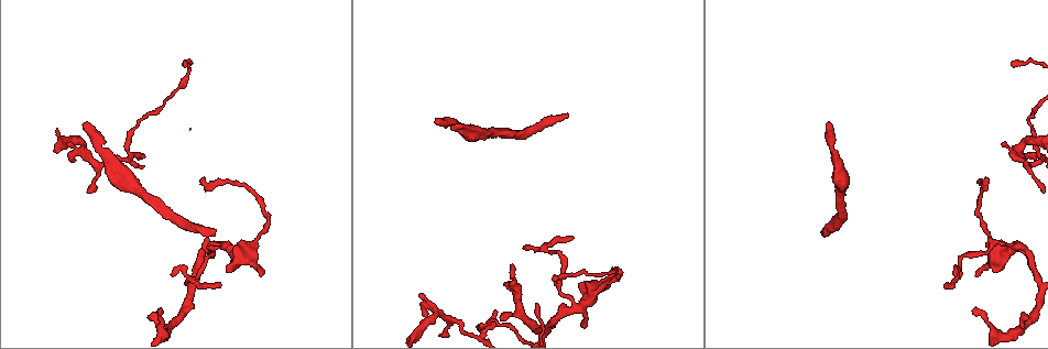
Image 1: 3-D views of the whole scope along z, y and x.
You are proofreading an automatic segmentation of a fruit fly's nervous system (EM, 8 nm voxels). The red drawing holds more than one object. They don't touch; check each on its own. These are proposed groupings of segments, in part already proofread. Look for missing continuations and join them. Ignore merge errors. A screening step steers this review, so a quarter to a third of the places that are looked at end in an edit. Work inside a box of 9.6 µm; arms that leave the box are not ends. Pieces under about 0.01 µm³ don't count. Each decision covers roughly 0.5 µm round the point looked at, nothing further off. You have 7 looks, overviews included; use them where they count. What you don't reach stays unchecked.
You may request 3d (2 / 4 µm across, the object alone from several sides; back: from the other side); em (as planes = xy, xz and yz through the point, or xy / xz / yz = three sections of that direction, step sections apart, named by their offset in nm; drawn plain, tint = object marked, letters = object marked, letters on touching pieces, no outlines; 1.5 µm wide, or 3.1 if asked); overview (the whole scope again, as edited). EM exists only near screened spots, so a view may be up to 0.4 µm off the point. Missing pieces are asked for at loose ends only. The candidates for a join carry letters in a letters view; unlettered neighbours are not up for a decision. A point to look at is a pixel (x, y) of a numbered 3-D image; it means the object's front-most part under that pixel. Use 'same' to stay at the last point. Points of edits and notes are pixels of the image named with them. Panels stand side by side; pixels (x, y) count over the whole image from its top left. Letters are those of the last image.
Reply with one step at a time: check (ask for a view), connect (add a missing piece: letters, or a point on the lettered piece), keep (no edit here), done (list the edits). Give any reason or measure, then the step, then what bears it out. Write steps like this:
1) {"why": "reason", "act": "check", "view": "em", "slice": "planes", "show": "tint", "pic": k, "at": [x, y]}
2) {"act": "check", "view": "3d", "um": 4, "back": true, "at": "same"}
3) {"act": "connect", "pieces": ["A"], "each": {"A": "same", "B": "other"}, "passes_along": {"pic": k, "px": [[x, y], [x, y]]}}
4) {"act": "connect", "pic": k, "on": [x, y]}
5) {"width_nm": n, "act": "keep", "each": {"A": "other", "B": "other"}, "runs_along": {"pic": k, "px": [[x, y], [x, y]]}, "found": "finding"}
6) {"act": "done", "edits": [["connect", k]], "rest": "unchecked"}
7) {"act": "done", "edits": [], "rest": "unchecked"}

{"why": "free end", "act": "check", "view": "em", "slice": "xz", "step": 8, "show": "letters", "pic": 1, "at": [828, 122]}

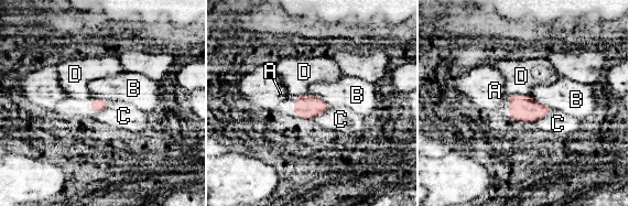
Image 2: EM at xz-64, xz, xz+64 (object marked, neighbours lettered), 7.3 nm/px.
{"act": "keep", "each": {"A": "other", "B": "other", "C": "other", "D": "other"}, "border": {"pic": 2, "px": [[531, 97], [552, 109]]}, "found": "none of them fits"}

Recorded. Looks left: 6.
{"why": "end of a long branch", "act": "check", "view": "3d", "um": 4, "back": true, "pic": 1, "at": [216, 229]}

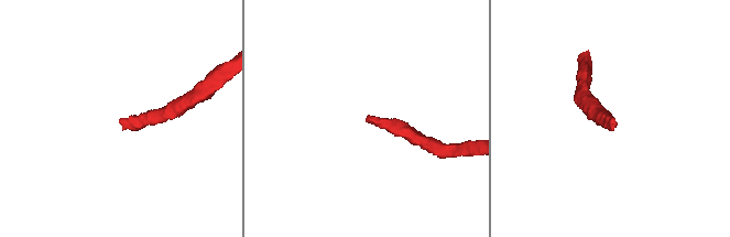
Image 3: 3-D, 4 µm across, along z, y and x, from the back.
{"why": "need the tissue", "act": "check", "view": "em", "slice": "planes", "show": "letters", "pic": 3, "at": [122, 123]}

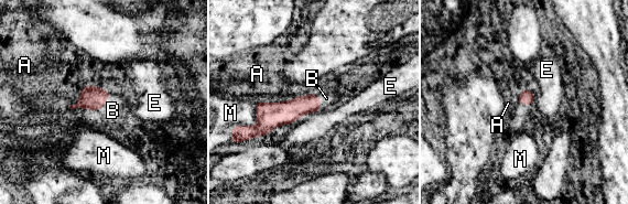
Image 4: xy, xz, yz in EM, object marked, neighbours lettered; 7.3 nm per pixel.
{"act": "connect", "pieces": ["B"], "each": {"A": "other", "B": "same", "E": "other", "M": "other"}, "passes_along": {"pic": 4, "px": [[91, 97], [105, 102], [112, 110]]}, "found": "the cell continues"}

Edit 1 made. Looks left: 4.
{"act": "check", "view": "overview"}

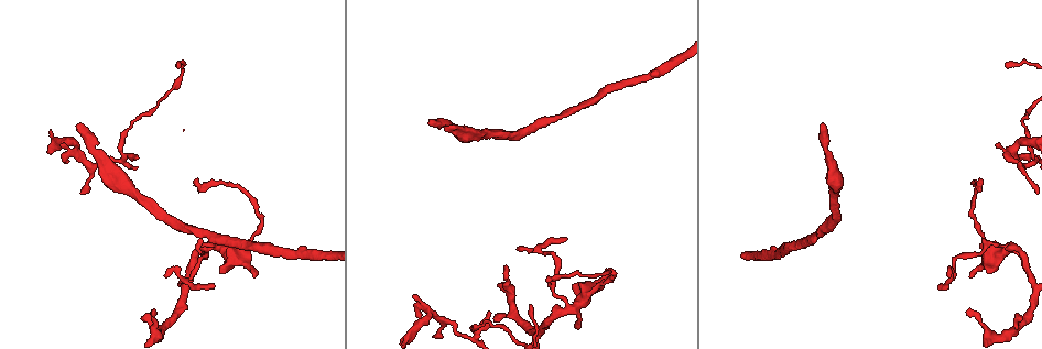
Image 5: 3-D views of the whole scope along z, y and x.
{"why": "thin end", "act": "check", "view": "em", "slice": "xz", "step": 4, "show": "tint", "pic": 5, "at": [506, 268]}

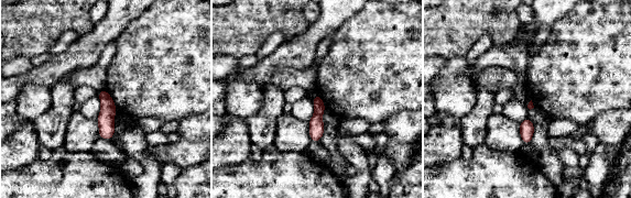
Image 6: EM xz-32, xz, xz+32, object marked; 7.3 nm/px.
{"why": "cut it another way", "act": "check", "view": "em", "slice": "planes", "show": "letters", "at": "same"}

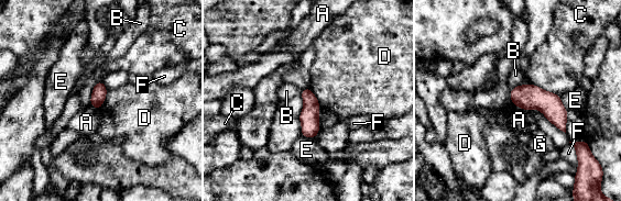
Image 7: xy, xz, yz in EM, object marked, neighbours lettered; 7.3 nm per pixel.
{"longest_contact_nm": ["C", 240], "act": "keep", "each": {"A": "other", "B": "other", "C": "other", "D": "other", "E": "other", "F": "other", "G": "other"}, "border": {"pic": 7, "px": [[309, 87], [322, 108]]}, "found": "no lettered piece goes on from it"}

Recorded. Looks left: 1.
{"act": "done", "edits": [["connect", 4]], "rest": "unchecked"}

